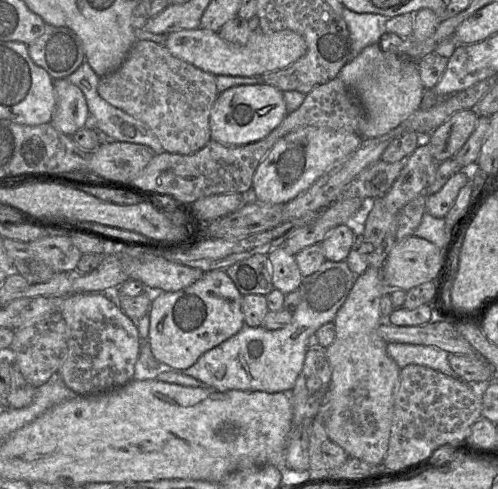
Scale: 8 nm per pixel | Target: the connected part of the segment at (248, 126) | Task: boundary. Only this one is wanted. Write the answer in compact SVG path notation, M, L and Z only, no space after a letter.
M266 84L241 85L220 93L211 109L211 140L227 146L258 142L277 128L287 115L283 92Z

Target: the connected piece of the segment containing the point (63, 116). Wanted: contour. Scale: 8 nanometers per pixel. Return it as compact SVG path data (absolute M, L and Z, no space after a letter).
M67 79L54 80L56 105L52 124L61 133L72 136L90 124L90 115L82 91Z

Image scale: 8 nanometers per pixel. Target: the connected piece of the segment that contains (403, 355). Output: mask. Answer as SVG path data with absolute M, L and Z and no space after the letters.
M387 343L387 354L400 369L410 364L417 364L432 368L452 378L458 378L449 363L450 353L434 345Z

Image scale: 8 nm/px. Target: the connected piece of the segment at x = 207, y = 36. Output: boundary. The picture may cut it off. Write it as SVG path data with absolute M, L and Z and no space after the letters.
M202 28L186 29L167 34L164 47L172 56L204 72L214 76L232 77L261 77L263 74L285 69L303 57L307 51L303 37L291 30L282 30L273 33L263 33L261 30L253 30L248 42L243 46L239 46L221 39L216 32Z

